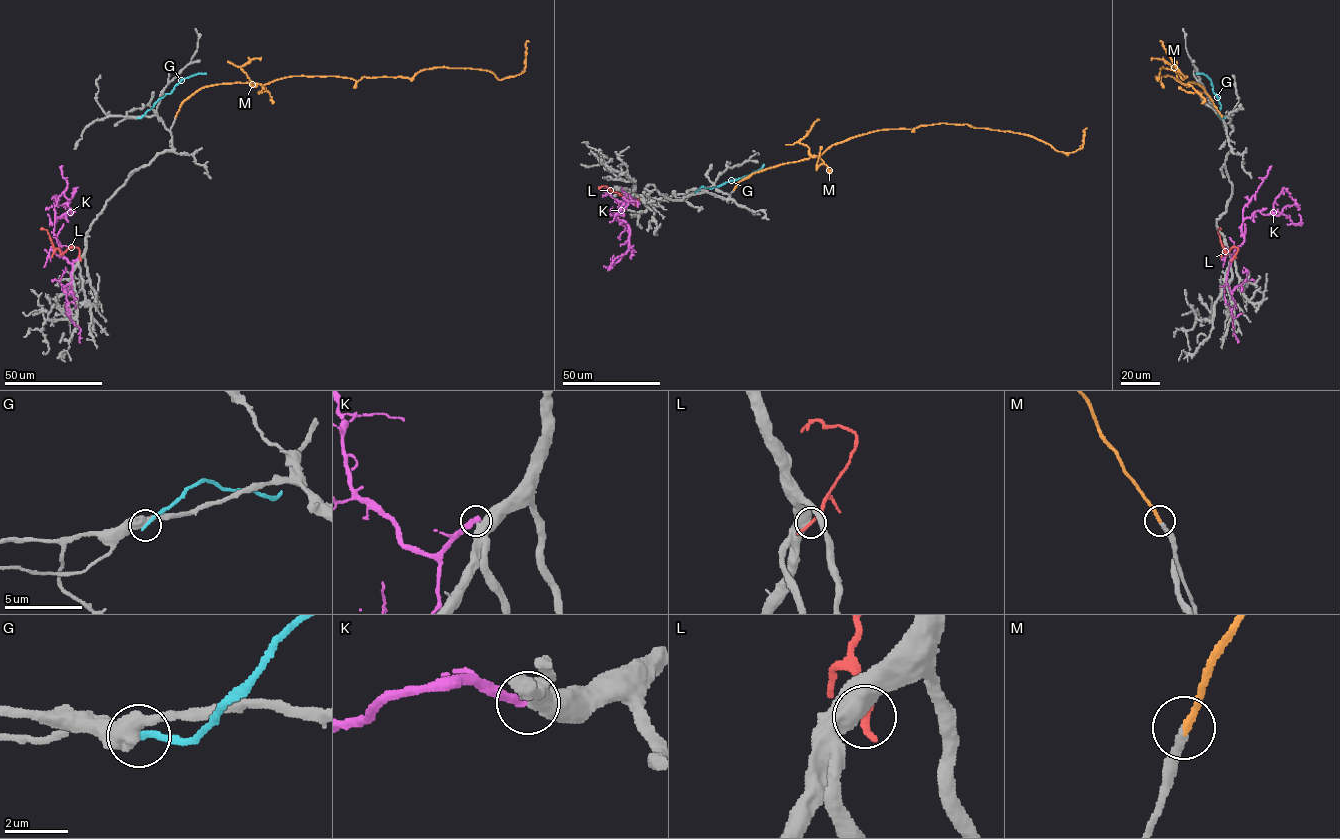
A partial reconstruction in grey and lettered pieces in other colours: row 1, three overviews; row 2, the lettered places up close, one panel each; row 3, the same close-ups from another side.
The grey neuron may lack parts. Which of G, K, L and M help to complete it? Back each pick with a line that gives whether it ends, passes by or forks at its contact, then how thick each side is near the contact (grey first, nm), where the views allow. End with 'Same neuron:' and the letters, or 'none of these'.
M: it ends there; 280 nm thick on the grey side, 220 nm on the other
Same neuron: M

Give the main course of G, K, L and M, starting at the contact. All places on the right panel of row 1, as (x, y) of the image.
G: (1224, 118), (1219, 114), (1220, 104), (1210, 79), (1196, 73)
K: (1231, 259), (1244, 240), (1241, 225), (1247, 217), (1257, 210), (1281, 213), (1299, 224), (1299, 214)
L: (1232, 259), (1238, 248), (1233, 246), (1226, 254), (1218, 231), (1220, 229)
M: (1221, 116), (1200, 85), (1168, 76), (1156, 78), (1162, 67), (1185, 77), (1159, 41)

